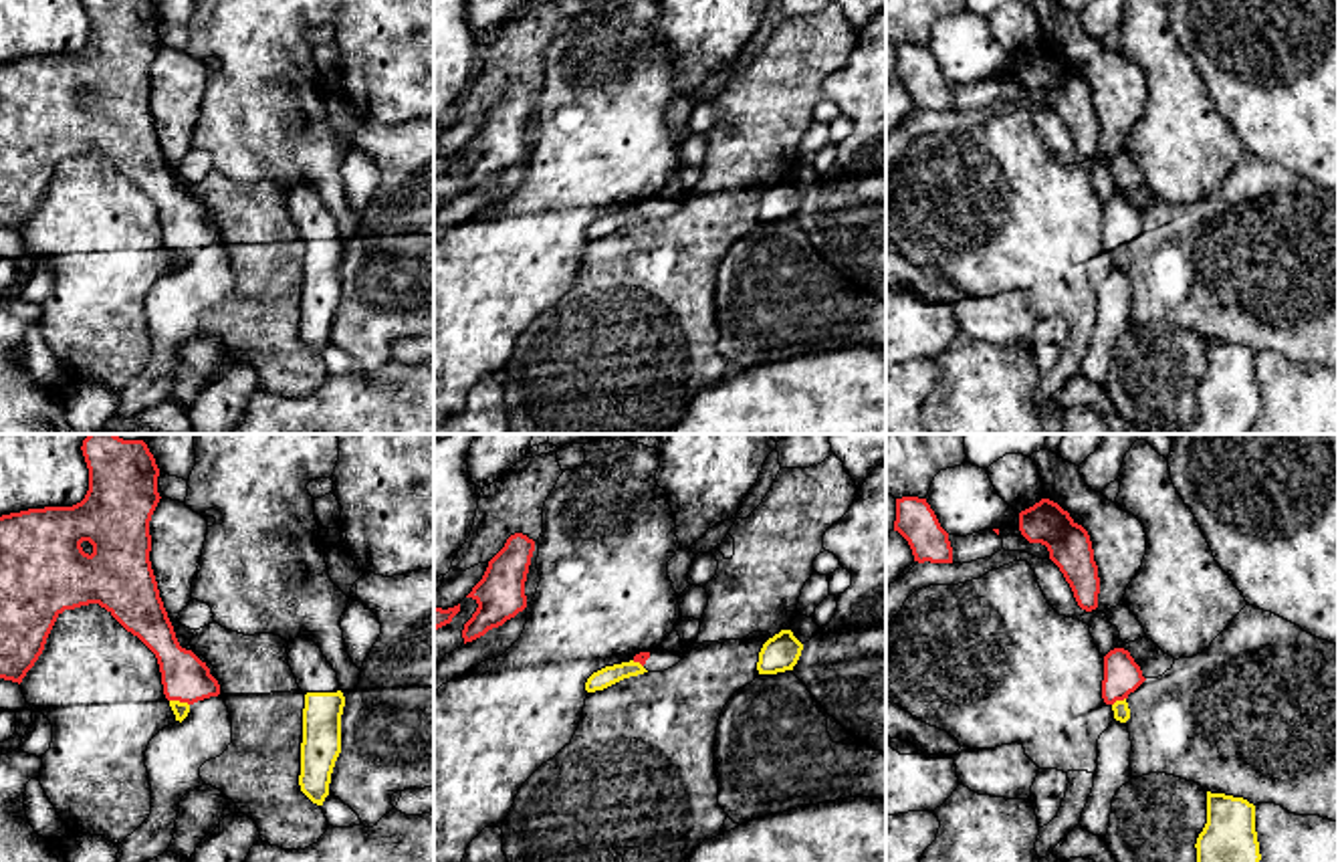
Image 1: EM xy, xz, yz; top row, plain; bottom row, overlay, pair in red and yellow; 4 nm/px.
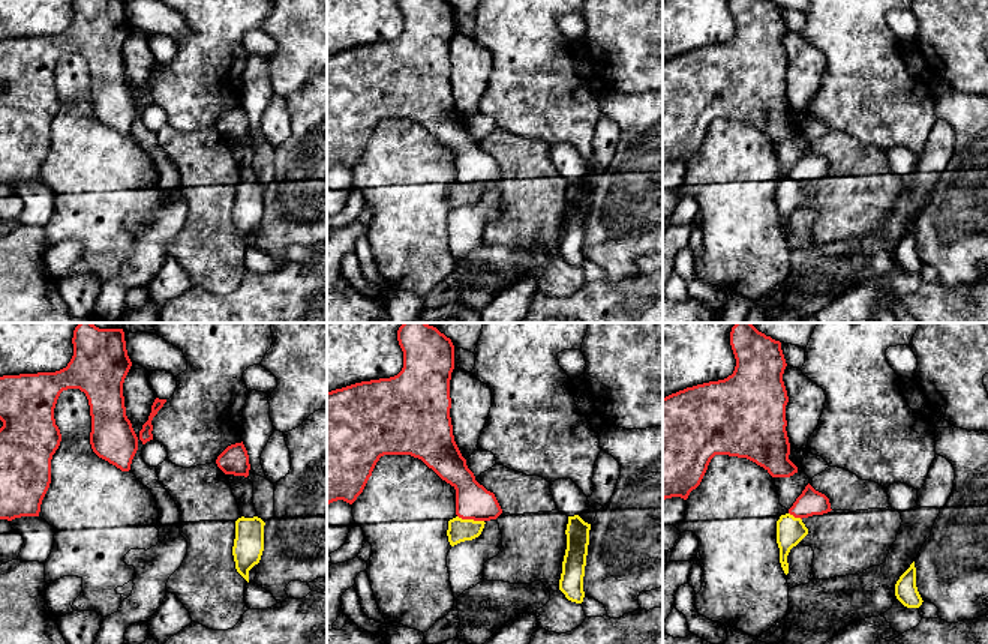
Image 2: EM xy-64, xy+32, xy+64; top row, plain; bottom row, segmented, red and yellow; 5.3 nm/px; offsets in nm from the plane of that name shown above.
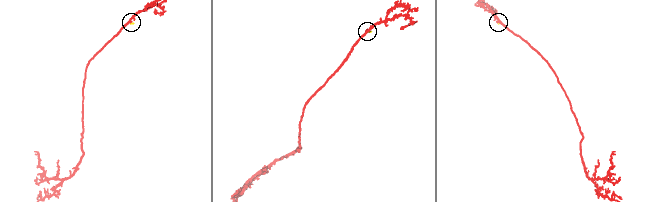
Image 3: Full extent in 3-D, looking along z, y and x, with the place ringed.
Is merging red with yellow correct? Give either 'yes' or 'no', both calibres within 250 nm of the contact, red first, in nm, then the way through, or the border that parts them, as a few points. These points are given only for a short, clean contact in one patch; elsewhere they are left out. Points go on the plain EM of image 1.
no; 190 nm thick on the red side, 60 nm on the other; border along xy (170, 247), (188, 253)

